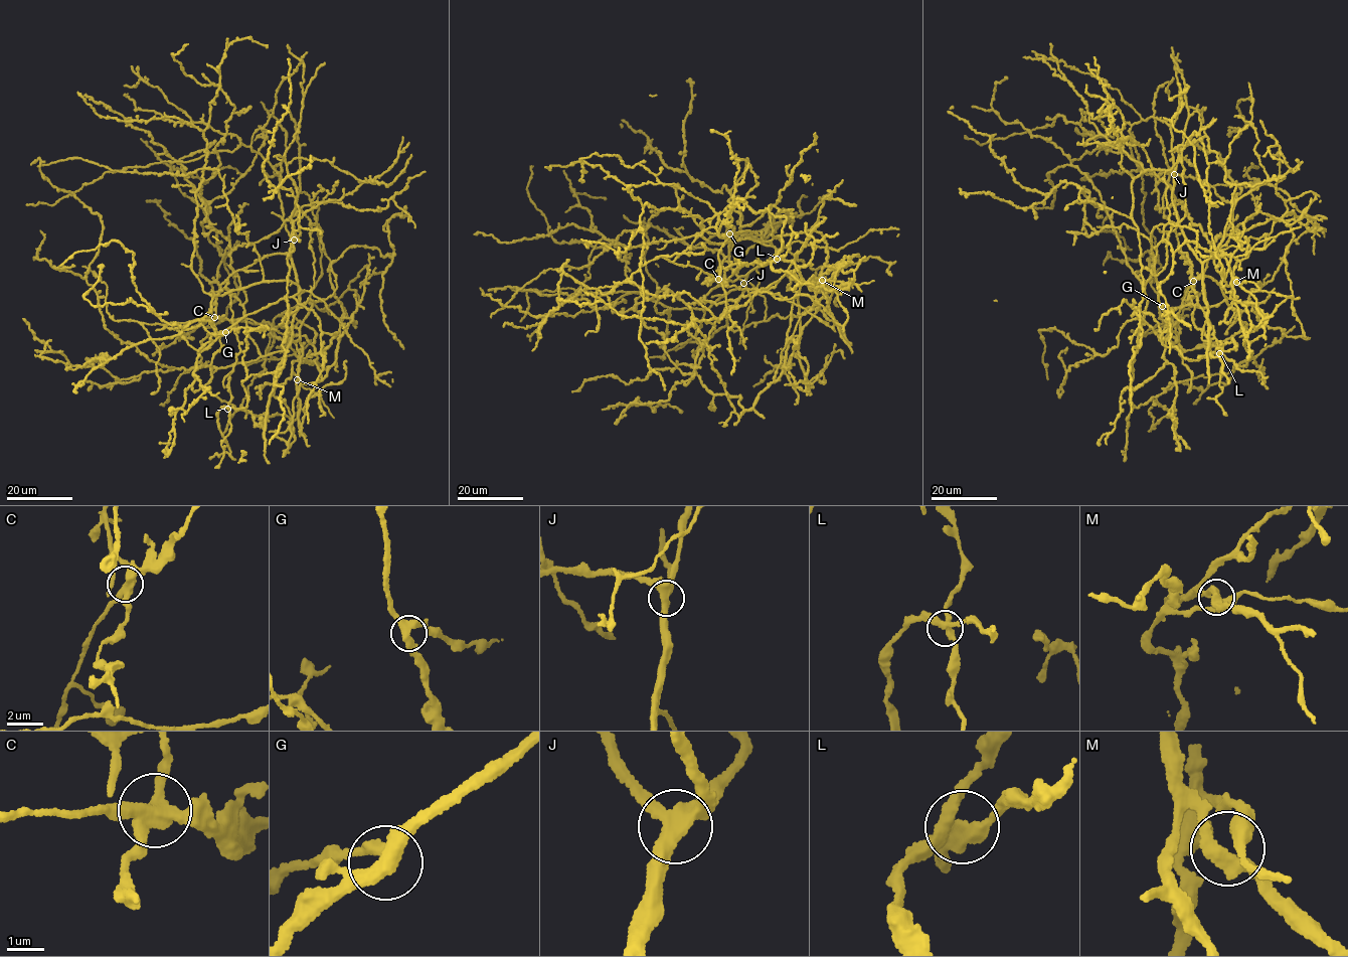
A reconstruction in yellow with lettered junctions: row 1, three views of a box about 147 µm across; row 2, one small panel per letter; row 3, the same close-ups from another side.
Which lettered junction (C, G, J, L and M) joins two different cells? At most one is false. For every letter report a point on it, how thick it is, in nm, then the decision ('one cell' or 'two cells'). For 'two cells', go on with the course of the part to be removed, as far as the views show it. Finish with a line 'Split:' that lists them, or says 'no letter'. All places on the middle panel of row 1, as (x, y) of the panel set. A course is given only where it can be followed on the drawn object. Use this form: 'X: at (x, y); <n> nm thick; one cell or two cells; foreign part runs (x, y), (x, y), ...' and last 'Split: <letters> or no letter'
C: at (718, 279); 400 nm thick; two cells; foreign part runs (717, 279), (694, 267), (657, 256), (616, 287), (600, 287), (597, 290), (597, 331), (588, 331), (585, 335)
G: at (729, 233); 400 nm thick; one cell
J: at (743, 283); 400 nm thick; one cell
L: at (777, 259); 320 nm thick; one cell
M: at (822, 280); 340 nm thick; one cell
Split: C

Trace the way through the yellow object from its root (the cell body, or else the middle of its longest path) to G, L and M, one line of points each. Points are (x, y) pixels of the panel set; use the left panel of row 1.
G: (298, 329), (299, 338), (293, 341), (292, 322), (304, 291), (248, 314), (225, 332)
L: (298, 329), (293, 341), (299, 296), (290, 255), (267, 255), (228, 277), (239, 352), (228, 379), (227, 409)
M: (298, 329), (302, 355), (297, 379)

